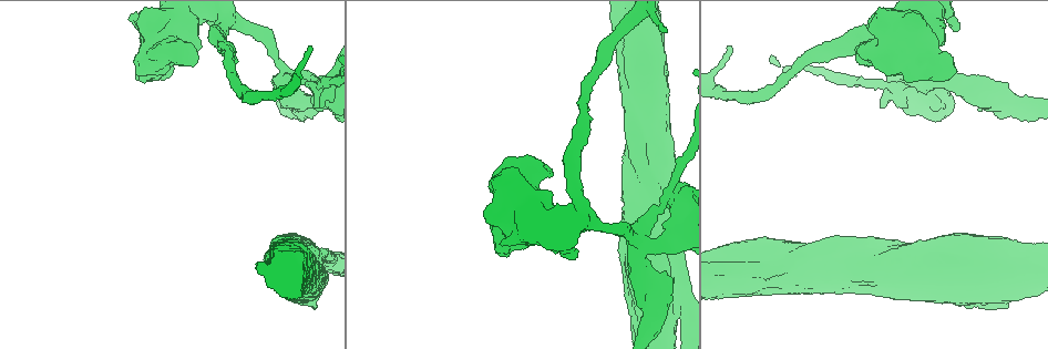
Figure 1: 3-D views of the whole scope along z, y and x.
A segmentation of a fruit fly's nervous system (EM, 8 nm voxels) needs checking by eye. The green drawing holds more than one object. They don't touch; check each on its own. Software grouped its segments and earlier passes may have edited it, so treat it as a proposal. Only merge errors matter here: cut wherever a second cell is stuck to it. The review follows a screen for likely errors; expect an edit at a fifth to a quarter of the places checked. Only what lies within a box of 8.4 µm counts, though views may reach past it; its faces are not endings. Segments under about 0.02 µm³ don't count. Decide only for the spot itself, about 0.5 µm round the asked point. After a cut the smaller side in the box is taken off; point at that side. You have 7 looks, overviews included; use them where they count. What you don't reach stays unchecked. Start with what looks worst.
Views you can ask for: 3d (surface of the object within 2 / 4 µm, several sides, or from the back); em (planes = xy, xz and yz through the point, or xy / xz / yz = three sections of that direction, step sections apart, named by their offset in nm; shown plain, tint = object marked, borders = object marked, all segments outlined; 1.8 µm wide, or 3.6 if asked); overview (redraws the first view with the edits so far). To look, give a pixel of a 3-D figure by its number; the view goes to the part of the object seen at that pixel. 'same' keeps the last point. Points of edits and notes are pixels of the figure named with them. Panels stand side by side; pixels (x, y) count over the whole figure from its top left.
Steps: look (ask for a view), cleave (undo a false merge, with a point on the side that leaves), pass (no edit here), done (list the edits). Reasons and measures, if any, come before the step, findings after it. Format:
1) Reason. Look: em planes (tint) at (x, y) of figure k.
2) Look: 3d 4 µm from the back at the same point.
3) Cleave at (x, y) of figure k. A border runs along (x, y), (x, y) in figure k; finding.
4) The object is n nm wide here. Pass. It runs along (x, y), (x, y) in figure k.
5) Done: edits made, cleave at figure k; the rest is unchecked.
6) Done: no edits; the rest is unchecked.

Look: em xz step 8 (tint) at (641, 243) of figure 1.

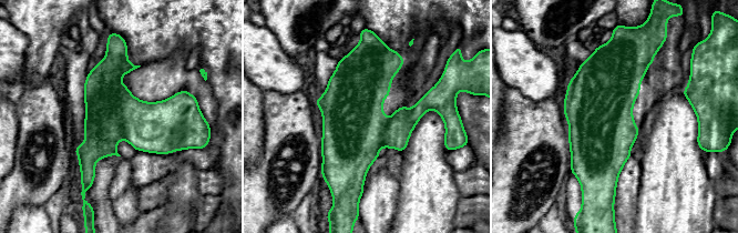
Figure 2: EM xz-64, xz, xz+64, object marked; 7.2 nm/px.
Look: em planes (tint) at the same point.

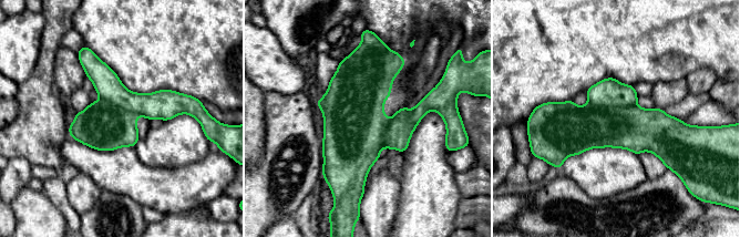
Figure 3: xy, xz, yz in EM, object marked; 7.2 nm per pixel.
Cleave at (635, 129) of figure 3. A second cell is stuck on.

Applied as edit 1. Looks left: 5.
Calibre changes. Look: em 3.6 µm planes (tint) at (933, 65) of figure 1.

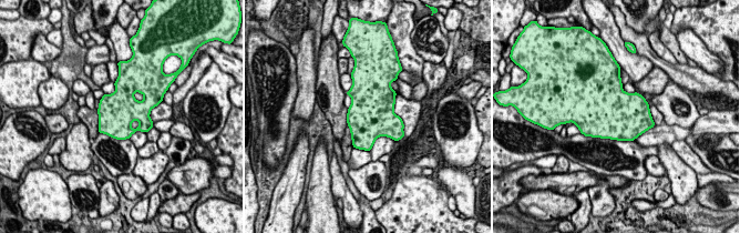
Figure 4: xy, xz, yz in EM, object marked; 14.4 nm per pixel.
Pass. One cell here.

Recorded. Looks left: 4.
Done: edits made, cleave at figure 3; the rest is unchecked.

